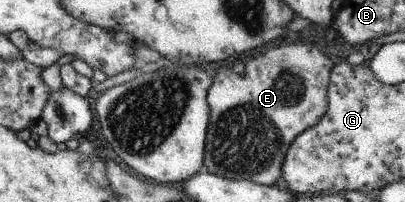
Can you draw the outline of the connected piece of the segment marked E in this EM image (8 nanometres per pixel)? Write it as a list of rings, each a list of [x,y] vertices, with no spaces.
[[[281,44],[247,62],[243,73],[235,73],[229,65],[213,73],[213,86],[207,92],[210,109],[209,129],[205,140],[203,164],[217,176],[231,180],[249,180],[257,185],[281,183],[281,166],[291,142],[317,125],[327,112],[327,86],[333,62],[310,44]]]

